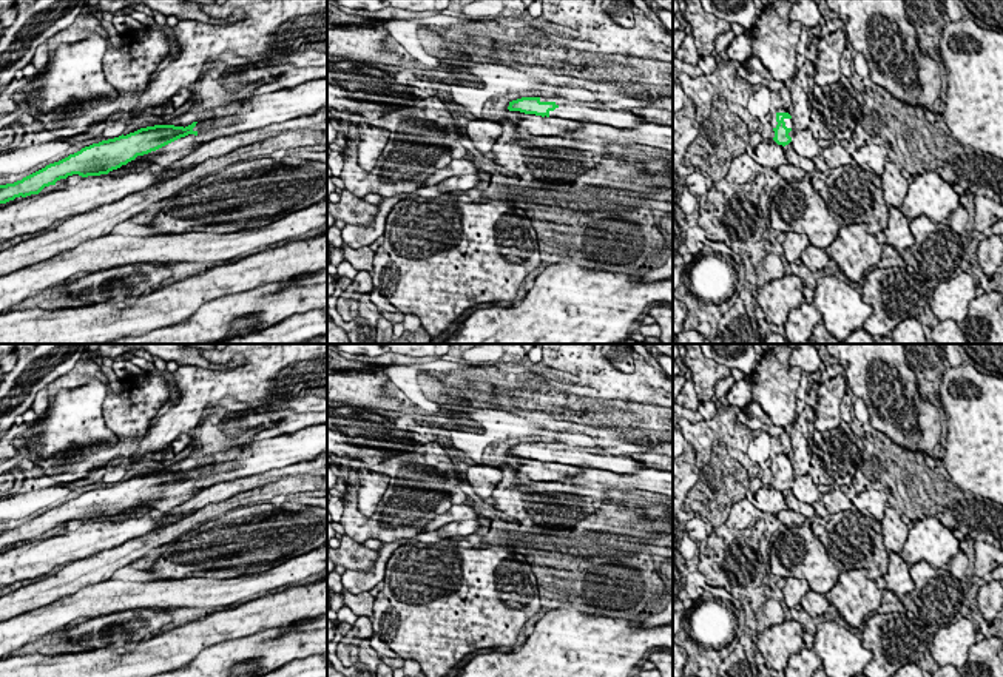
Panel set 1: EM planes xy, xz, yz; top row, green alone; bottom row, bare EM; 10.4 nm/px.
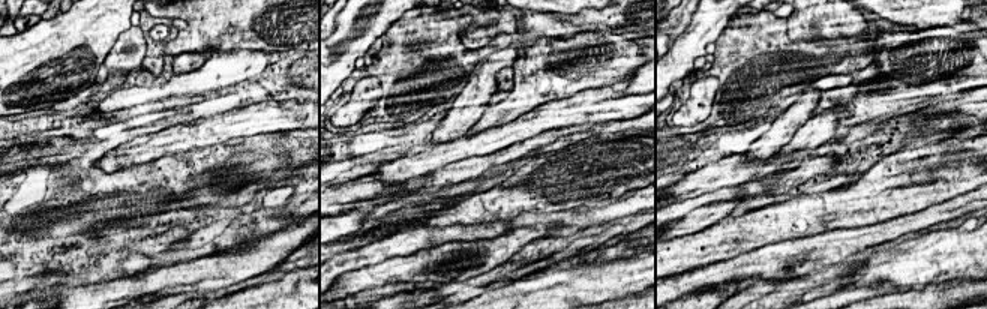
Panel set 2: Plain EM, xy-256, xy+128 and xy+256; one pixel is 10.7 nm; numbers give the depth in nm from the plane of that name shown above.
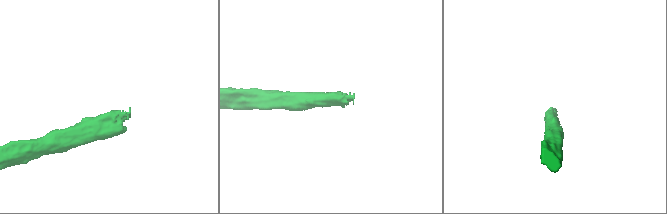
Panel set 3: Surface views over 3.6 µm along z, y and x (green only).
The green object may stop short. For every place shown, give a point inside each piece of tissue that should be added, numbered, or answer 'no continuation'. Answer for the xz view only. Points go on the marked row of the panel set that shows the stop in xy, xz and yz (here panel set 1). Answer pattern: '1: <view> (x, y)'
1: xz (574, 110)

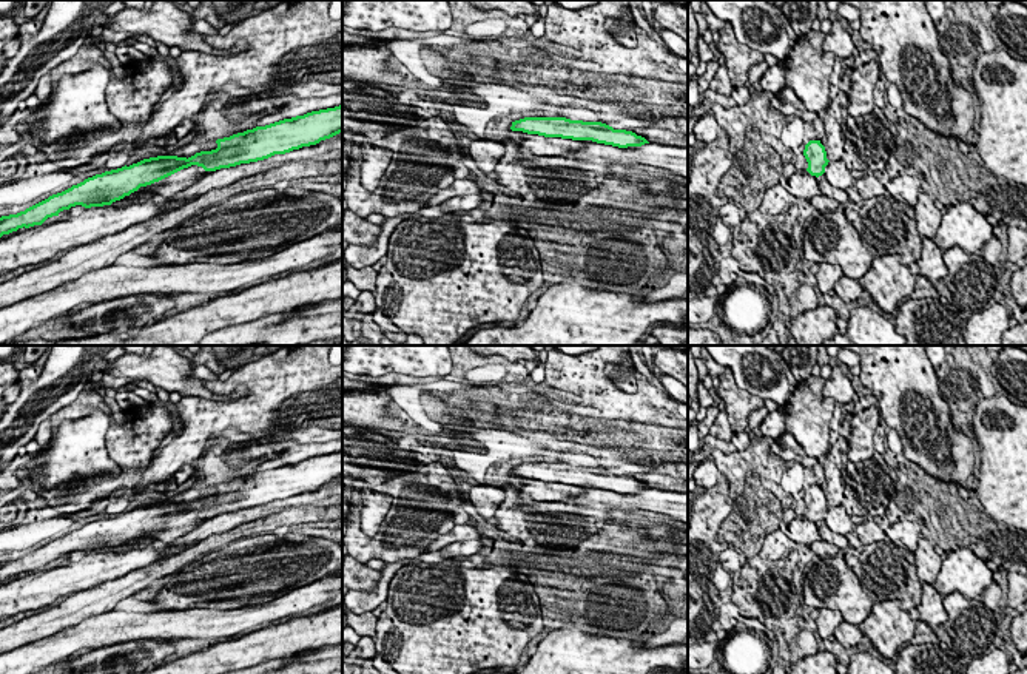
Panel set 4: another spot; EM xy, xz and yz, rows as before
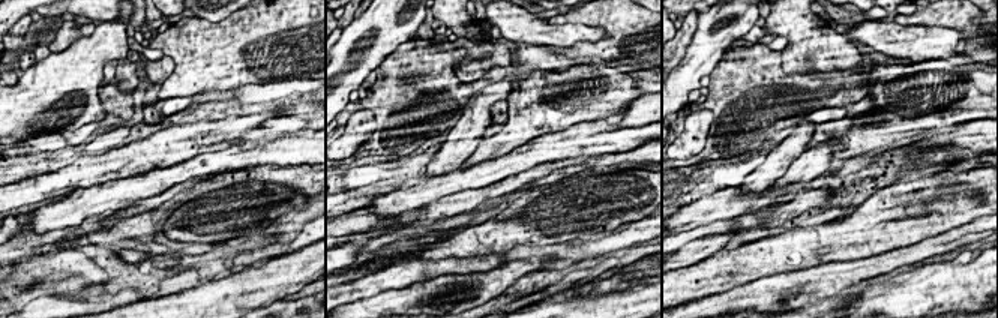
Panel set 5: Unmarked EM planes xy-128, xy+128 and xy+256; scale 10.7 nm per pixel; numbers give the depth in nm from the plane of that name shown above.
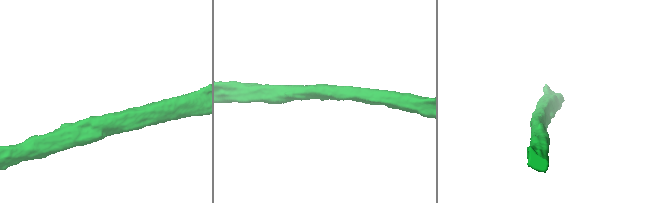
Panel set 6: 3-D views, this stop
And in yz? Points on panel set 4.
no continuation

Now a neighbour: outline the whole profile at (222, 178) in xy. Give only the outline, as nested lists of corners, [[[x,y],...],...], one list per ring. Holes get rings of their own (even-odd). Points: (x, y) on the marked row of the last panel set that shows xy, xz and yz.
[[[333,136],[330,139],[321,140],[316,145],[302,147],[299,150],[293,150],[285,154],[274,154],[264,160],[241,163],[236,167],[211,171],[202,179],[194,180],[182,193],[177,193],[171,199],[168,199],[160,207],[160,213],[176,210],[211,190],[225,188],[237,180],[248,179],[259,173],[267,173],[285,163],[301,160],[332,160],[332,159],[333,160],[342,159],[342,136]]]

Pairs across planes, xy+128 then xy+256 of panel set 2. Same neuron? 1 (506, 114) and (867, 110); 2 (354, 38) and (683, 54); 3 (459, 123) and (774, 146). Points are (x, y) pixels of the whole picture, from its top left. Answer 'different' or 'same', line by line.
1: different
2: same
3: same

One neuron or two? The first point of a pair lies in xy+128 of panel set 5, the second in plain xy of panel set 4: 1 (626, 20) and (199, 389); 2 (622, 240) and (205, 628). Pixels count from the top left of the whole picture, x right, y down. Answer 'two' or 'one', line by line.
1: two
2: one

